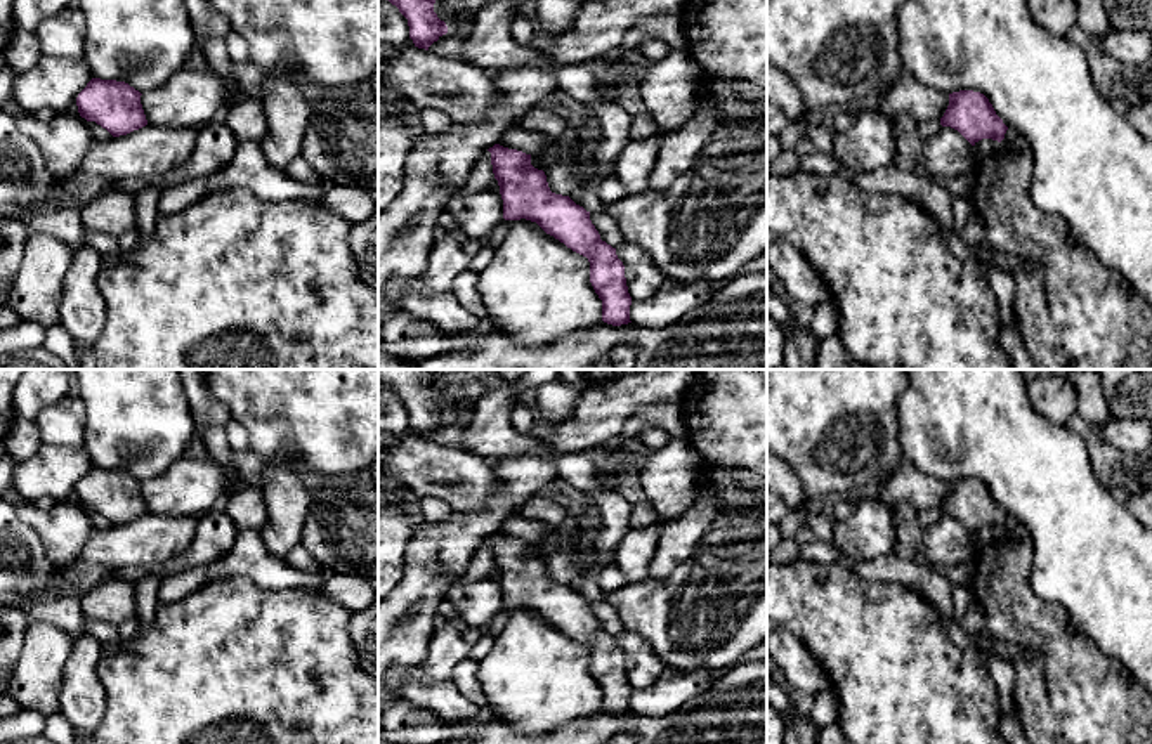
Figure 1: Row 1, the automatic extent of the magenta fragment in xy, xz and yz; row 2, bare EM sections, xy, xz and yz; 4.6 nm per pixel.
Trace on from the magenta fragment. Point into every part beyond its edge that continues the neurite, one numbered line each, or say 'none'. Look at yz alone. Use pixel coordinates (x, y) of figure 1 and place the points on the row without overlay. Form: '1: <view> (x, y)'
none

